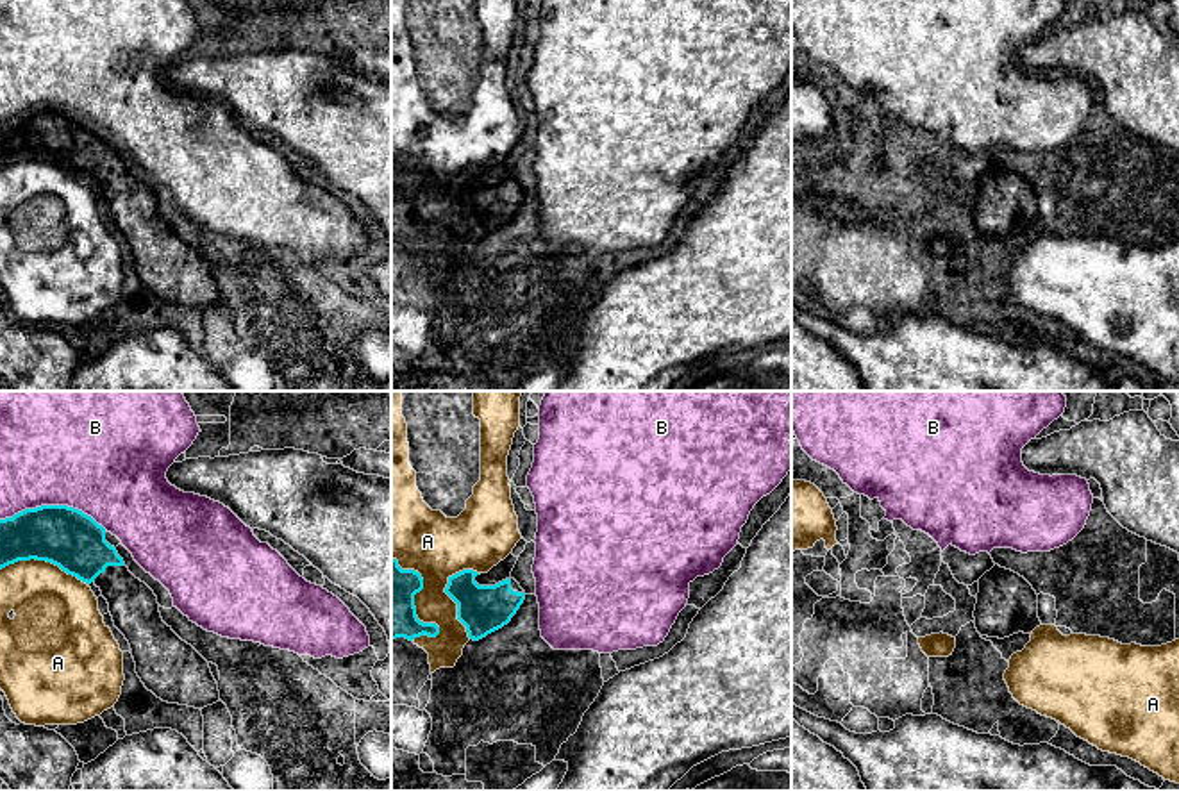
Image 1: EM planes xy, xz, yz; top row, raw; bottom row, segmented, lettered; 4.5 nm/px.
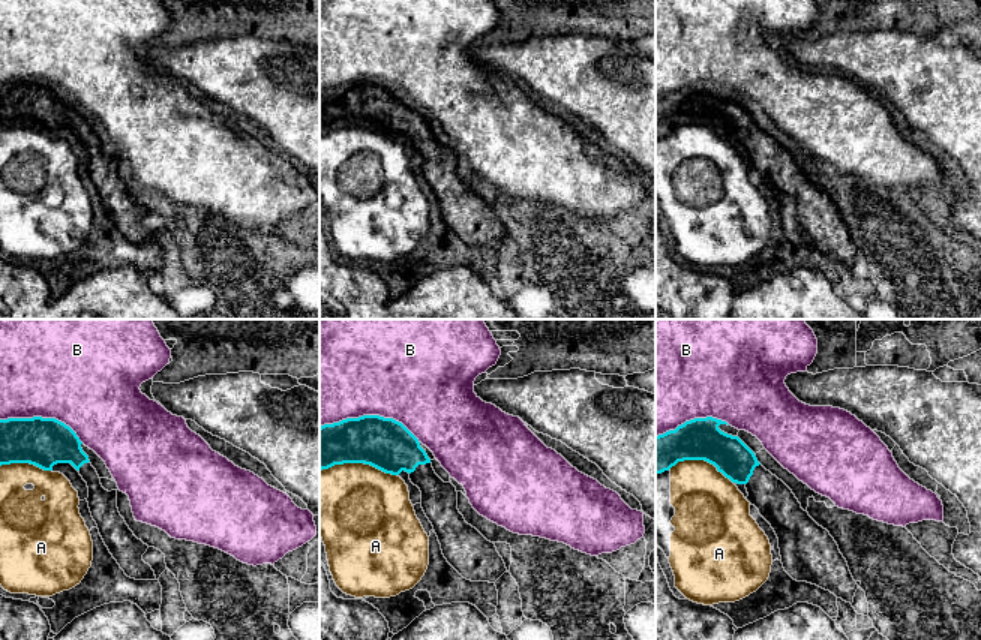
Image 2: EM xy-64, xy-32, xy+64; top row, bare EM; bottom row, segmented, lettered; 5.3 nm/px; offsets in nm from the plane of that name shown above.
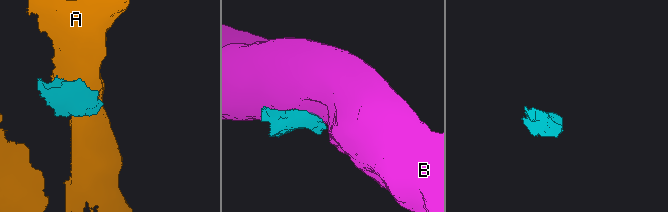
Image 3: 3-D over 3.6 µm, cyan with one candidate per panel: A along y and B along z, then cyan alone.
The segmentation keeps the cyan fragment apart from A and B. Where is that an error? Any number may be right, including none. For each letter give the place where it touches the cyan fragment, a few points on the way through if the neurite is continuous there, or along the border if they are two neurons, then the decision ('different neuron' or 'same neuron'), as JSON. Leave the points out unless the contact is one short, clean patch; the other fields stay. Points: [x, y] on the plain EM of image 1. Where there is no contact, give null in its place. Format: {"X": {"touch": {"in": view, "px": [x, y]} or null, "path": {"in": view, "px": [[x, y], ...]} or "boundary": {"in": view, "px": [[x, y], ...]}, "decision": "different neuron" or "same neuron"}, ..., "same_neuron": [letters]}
{"A": {"touch": {"in": "xz", "px": [454, 200]}, "decision": "different neuron"}, "B": {"touch": {"in": "xy", "px": [54, 106]}, "decision": "different neuron"}, "same_neuron": []}

